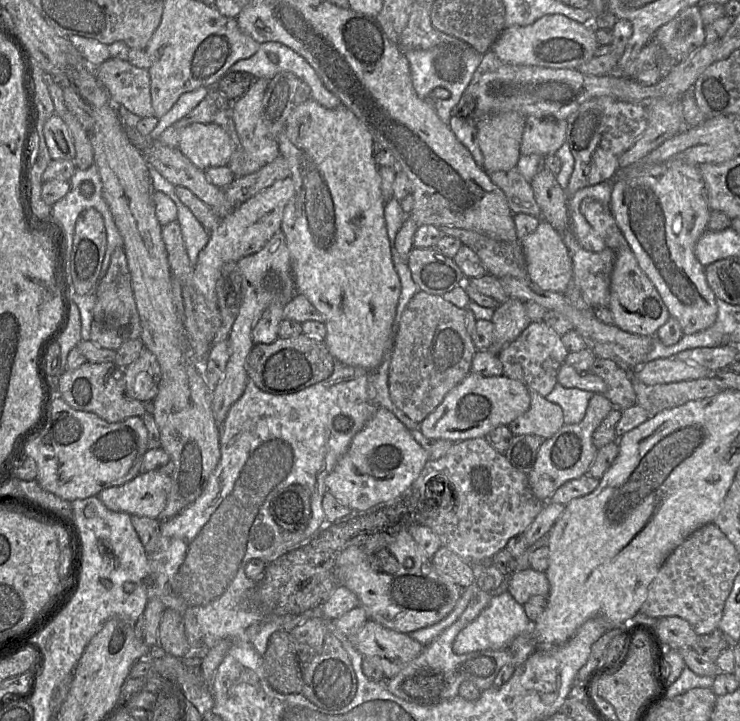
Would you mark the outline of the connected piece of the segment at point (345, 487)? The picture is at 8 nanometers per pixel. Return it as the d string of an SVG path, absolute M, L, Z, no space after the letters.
M379 408L352 439L347 452L326 477L327 492L352 513L363 514L395 504L413 487L429 455L386 408Z

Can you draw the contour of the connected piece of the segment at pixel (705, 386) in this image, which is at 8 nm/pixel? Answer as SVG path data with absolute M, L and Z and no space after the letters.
M630 371L628 373L631 376L632 385L636 393L636 405L644 408L650 417L654 417L663 410L675 408L690 401L712 397L724 390L722 386L712 378L699 378L695 380L686 380L667 384L646 385L635 378L635 371Z

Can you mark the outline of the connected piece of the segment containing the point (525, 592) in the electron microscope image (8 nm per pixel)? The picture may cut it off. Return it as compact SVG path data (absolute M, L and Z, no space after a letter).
M531 568L515 571L507 578L507 584L507 592L522 606L536 595L547 598L550 590L545 573Z

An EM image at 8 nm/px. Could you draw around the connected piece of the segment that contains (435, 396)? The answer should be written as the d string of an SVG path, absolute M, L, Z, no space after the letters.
M418 291L409 301L400 319L399 329L394 337L388 383L392 403L409 419L421 423L471 372L471 365L477 349L466 328L466 309L447 302L442 296Z

